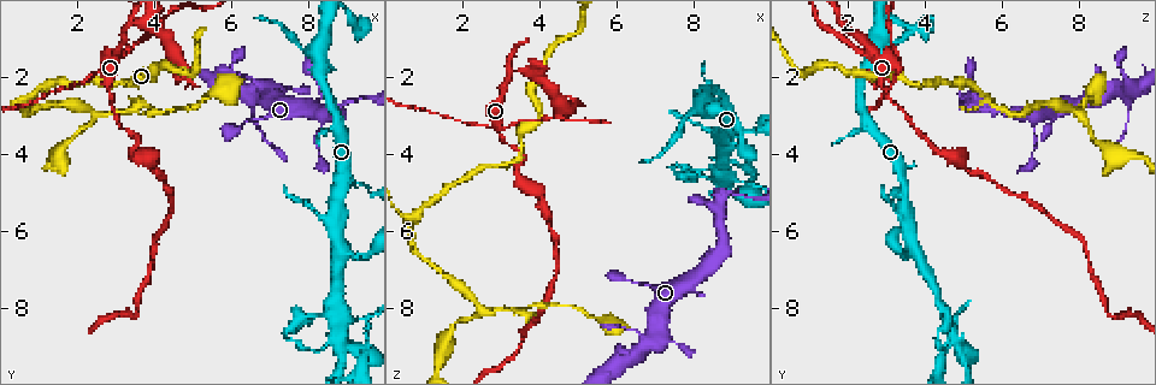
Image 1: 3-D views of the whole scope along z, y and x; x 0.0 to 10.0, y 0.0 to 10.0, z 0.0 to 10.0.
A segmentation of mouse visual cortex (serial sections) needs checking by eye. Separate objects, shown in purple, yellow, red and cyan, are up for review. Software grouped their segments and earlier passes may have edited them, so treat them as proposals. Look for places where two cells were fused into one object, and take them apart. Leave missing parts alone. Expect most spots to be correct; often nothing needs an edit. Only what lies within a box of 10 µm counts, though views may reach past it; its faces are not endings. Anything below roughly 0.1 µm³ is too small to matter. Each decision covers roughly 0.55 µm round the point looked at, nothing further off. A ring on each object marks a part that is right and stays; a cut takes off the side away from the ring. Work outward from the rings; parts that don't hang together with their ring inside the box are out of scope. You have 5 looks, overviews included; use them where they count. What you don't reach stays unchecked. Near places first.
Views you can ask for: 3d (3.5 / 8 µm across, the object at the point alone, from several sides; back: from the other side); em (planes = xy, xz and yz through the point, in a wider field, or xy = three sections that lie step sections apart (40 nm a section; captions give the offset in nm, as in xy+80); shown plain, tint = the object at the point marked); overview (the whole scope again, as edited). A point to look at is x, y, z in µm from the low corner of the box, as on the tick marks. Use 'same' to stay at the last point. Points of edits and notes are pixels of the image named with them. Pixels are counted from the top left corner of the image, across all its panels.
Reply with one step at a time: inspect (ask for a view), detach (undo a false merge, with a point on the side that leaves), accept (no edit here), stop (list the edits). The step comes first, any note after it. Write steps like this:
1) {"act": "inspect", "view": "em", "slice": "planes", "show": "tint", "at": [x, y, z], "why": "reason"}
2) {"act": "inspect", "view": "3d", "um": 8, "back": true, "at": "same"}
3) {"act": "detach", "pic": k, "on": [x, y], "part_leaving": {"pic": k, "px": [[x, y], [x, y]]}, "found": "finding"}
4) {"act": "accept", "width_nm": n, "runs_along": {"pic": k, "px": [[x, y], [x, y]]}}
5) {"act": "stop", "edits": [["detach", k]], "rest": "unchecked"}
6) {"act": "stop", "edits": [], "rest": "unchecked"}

{"act": "inspect", "view": "3d", "um": 3.5, "at": [8.85, 2.75, 5.05], "why": "abrupt turn"}

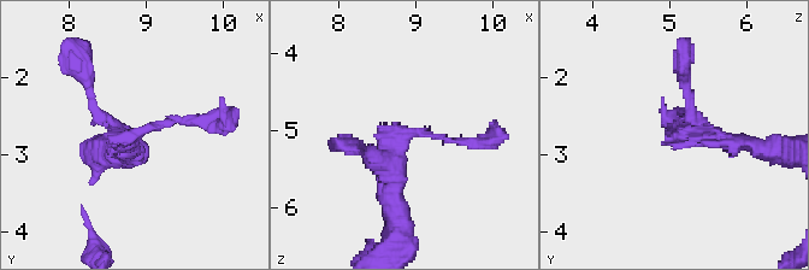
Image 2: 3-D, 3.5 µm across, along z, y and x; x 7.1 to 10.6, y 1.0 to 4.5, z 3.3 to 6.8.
{"act": "accept", "runs_along": {"pic": 2, "px": [[397, 212], [397, 141], [408, 133], [478, 141]]}, "found": "one cell here"}

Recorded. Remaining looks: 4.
{"act": "inspect", "view": "3d", "um": 3.5, "at": [8.80, 8.10, 4.55], "why": "three arms meet"}

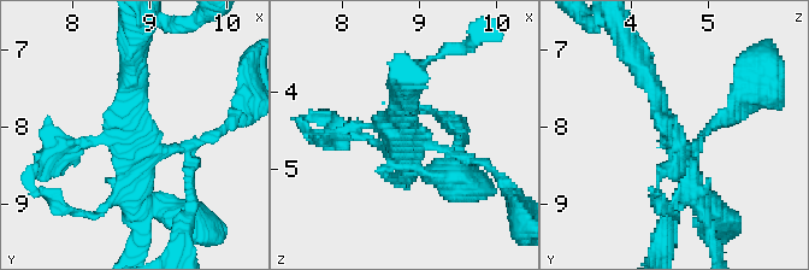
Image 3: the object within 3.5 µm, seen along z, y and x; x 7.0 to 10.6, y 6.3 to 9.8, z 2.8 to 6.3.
{"act": "inspect", "view": "em", "slice": "xy", "step": 3, "show": "tint", "at": [8.80, 8.05, 4.50]}

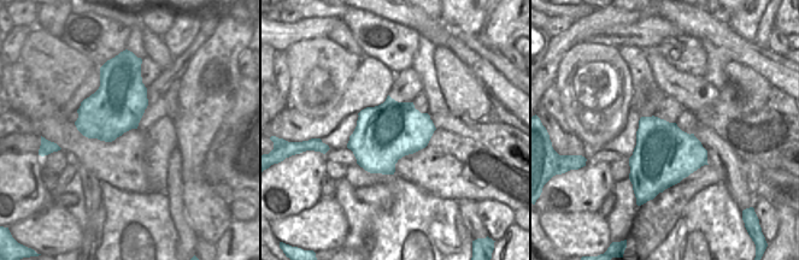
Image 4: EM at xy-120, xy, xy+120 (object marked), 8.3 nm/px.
{"act": "accept", "runs_along": {"pic": 3, "px": [[636, 59], [701, 193]]}, "found": "continuous, no second cell"}

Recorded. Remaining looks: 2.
{"act": "stop", "edits": [], "rest": "unchecked"}

